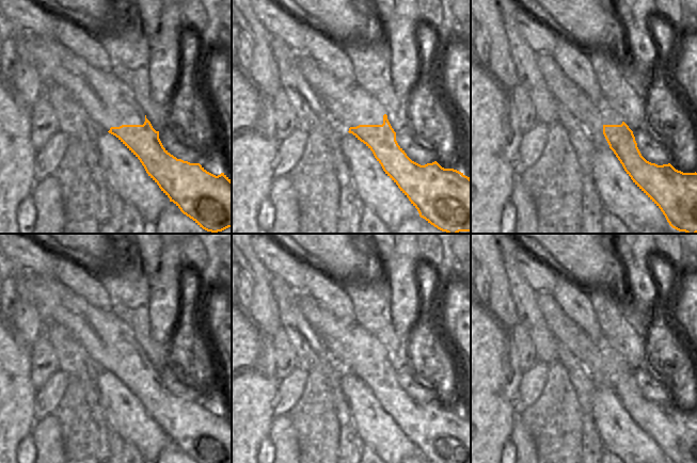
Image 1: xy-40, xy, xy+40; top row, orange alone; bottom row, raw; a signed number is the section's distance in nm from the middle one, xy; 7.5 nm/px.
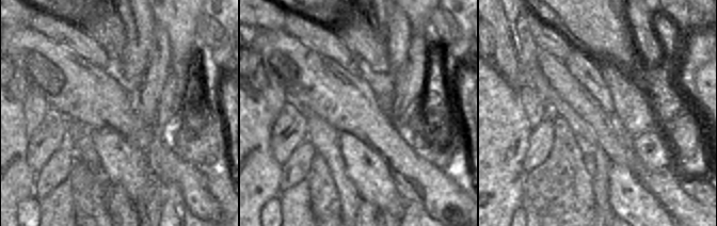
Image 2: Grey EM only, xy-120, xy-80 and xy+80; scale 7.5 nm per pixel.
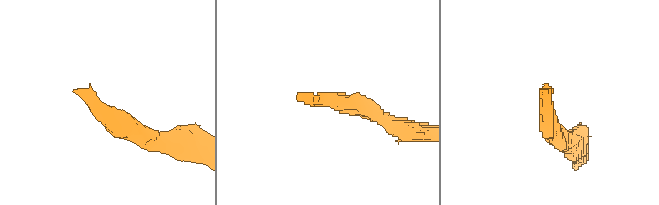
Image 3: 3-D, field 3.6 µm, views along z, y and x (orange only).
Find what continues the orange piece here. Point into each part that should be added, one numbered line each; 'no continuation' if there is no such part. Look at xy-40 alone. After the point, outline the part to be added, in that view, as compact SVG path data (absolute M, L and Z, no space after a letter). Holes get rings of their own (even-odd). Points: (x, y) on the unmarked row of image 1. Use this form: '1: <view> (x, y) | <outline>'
1: xy-40 (109, 341) | M25 270L22 282L42 322L51 319L64 325L97 366L109 370L111 366L144 363L145 351L129 325L112 310L92 306L54 276Z

